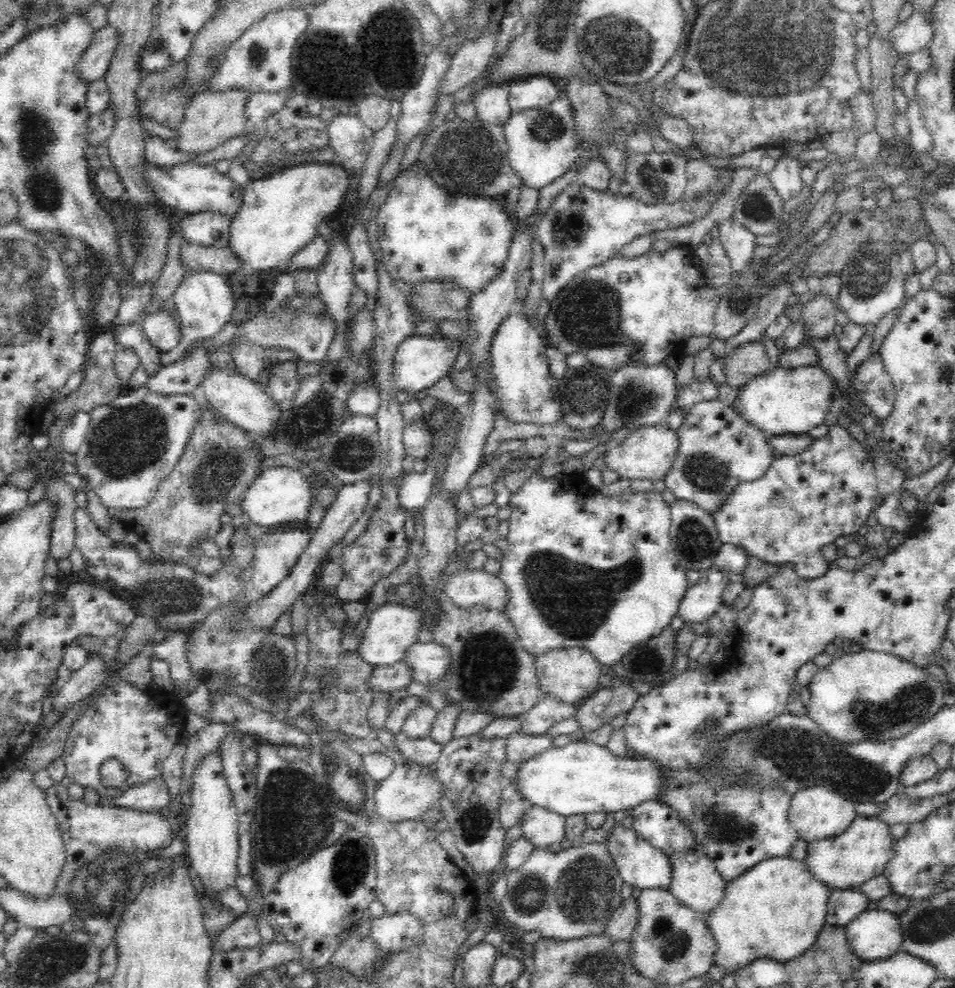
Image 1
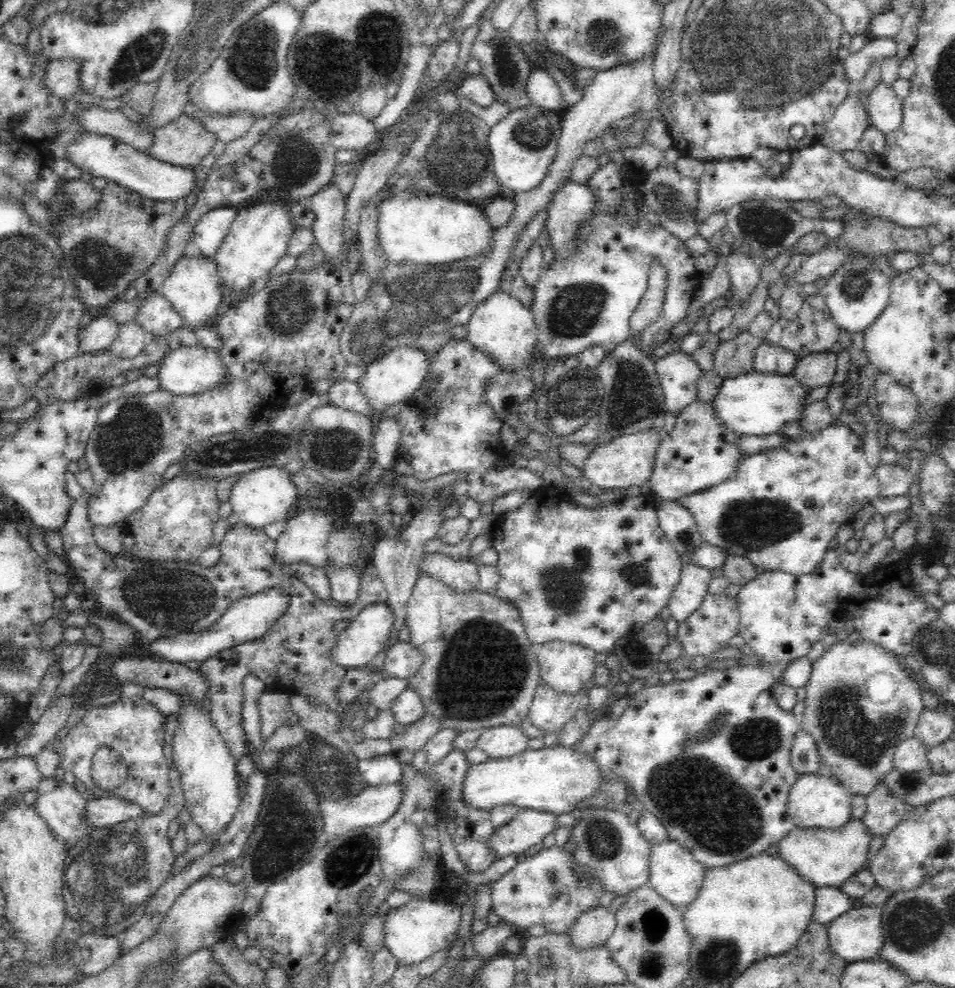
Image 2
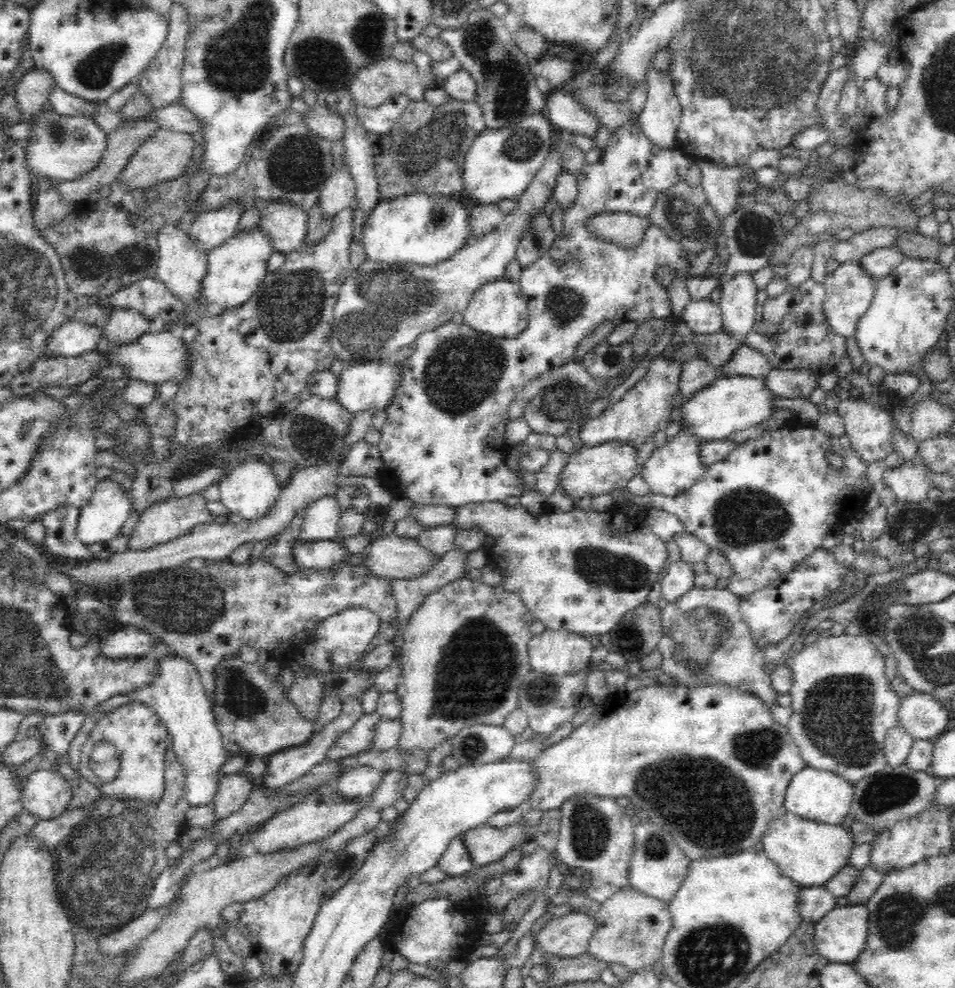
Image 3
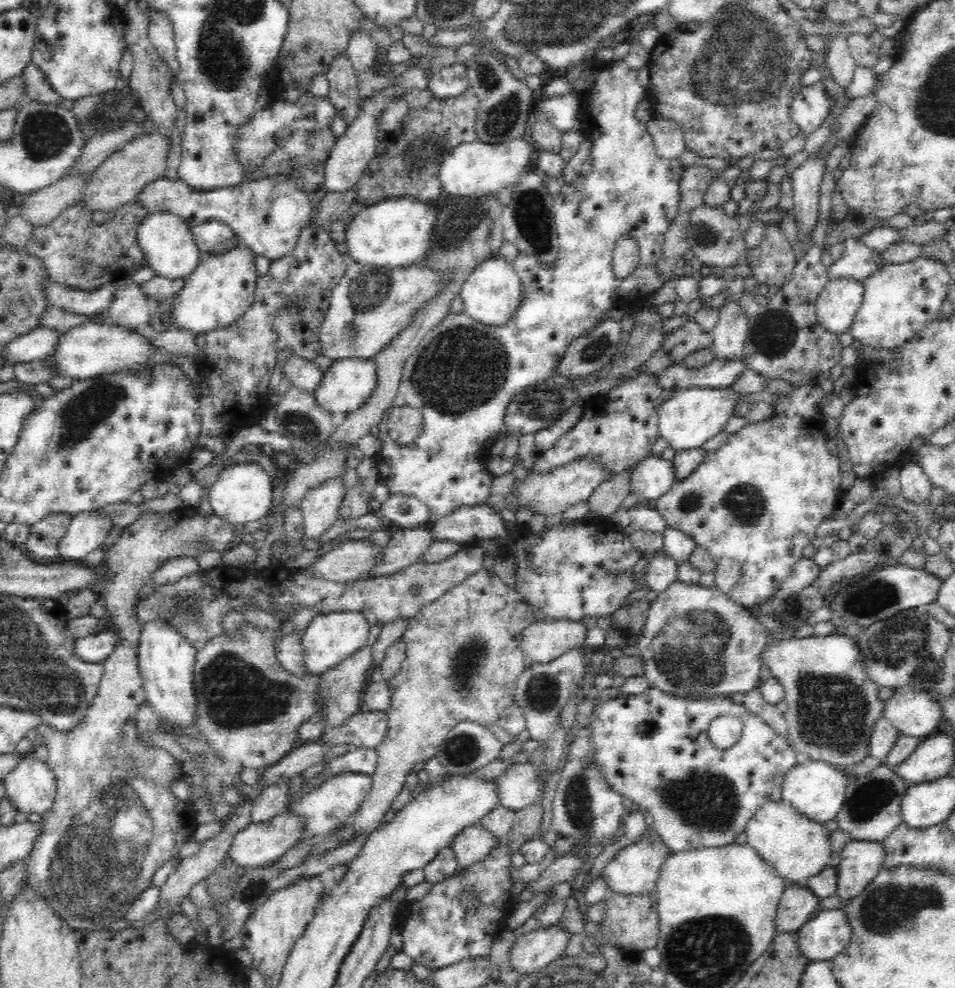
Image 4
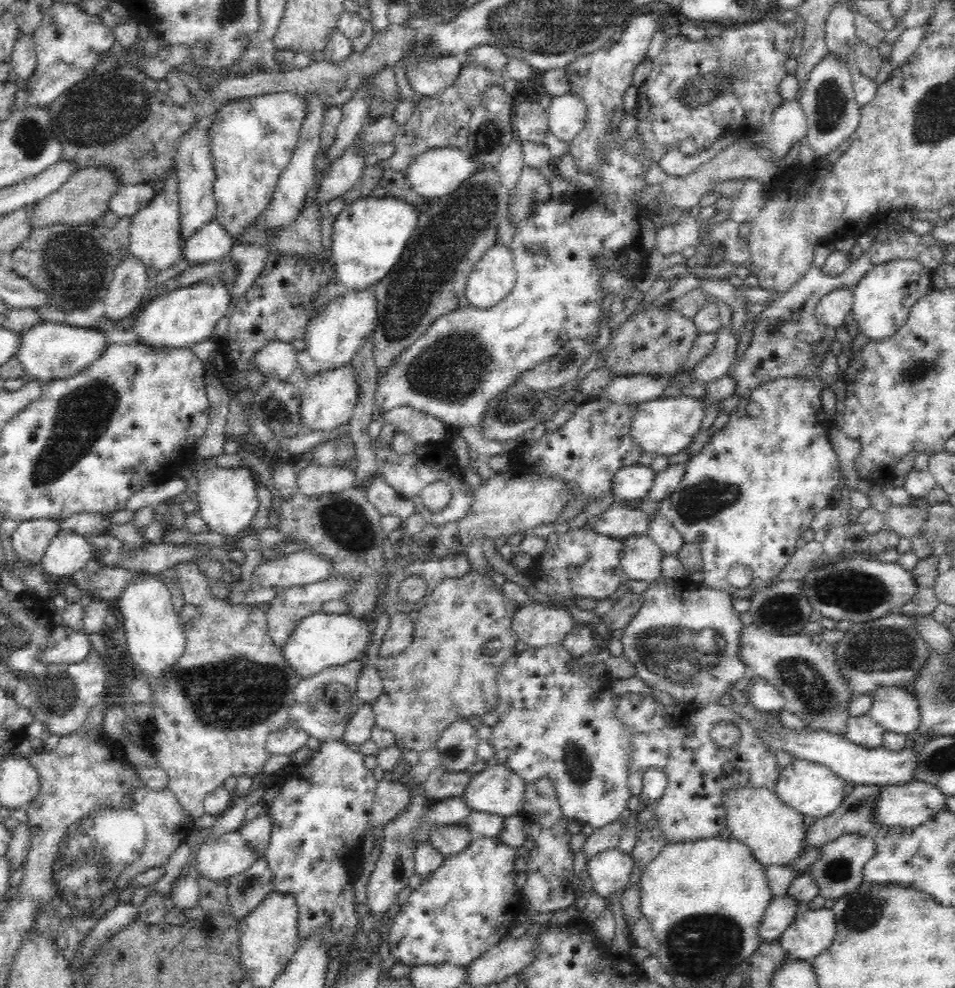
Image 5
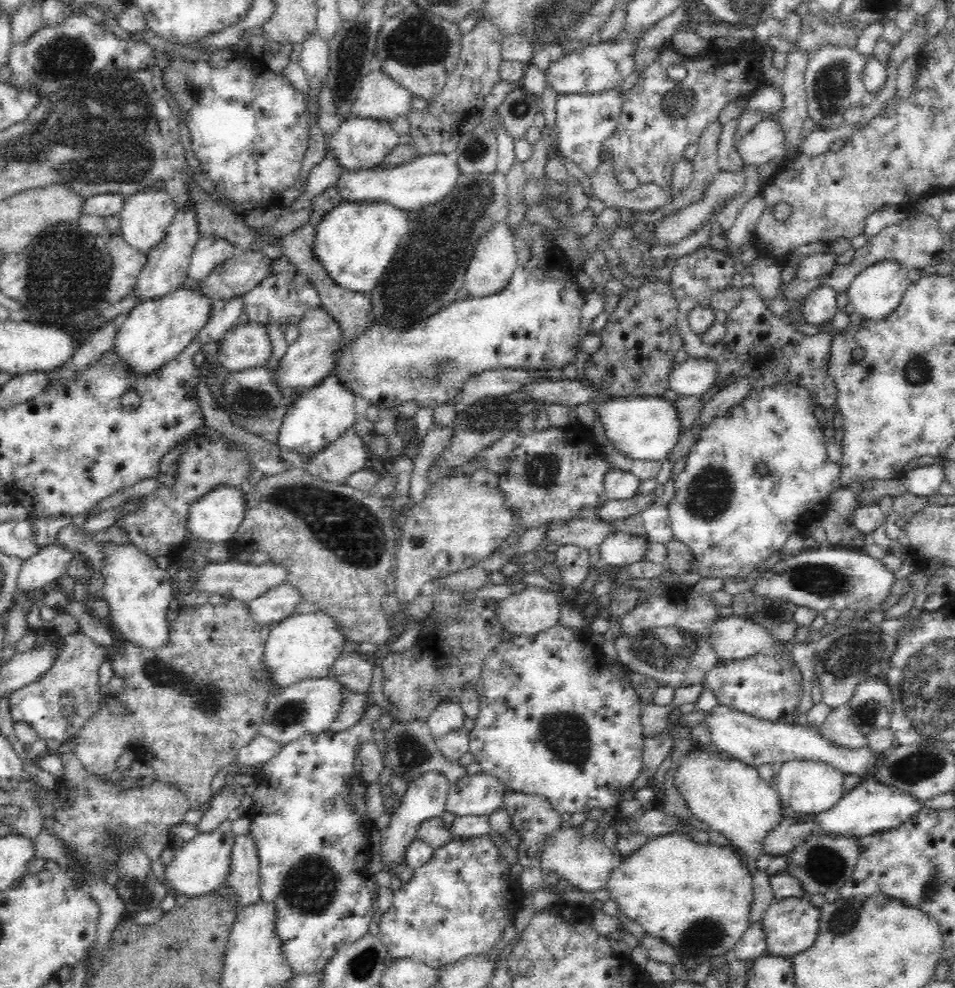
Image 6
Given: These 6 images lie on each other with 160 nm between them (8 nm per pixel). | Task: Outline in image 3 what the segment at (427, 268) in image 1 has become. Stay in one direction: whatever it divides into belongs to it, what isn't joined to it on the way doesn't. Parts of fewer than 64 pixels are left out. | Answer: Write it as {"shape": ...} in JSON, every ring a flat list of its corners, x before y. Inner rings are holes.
{"shape":[[412,193,376,202,367,212,360,242,366,260,433,265,462,247,466,234,465,208,456,196]]}

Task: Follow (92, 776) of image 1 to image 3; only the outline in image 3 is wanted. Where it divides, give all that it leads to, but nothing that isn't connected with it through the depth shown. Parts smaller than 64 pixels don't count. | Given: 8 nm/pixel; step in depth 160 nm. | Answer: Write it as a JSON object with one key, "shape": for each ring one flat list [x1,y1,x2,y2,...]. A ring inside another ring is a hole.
{"shape":[[140,701,129,704,112,711,104,716,90,733,89,738,81,749,80,773,88,782,92,782,92,750,98,743,110,743,118,749,118,769,114,778,106,781,100,778,100,790,125,797,137,797,141,801,150,801,158,798,163,790,164,759,163,754,167,746,168,732,166,725,153,710]]}

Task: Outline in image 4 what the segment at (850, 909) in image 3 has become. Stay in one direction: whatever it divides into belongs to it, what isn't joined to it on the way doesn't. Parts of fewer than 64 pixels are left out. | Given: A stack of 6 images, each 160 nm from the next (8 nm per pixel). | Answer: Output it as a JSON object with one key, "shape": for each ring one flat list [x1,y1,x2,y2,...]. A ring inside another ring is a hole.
{"shape":[[821,909,795,930,796,949,810,961,826,961,848,942,848,923,841,910]]}

